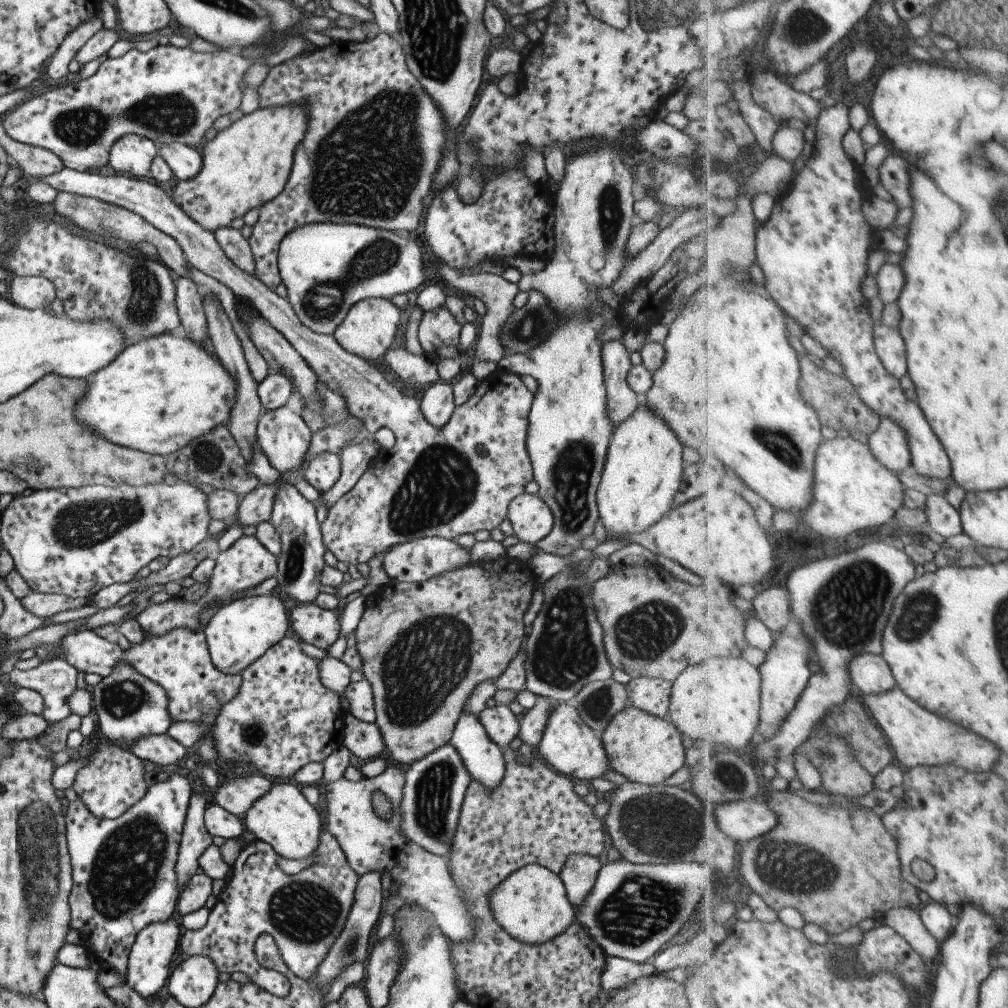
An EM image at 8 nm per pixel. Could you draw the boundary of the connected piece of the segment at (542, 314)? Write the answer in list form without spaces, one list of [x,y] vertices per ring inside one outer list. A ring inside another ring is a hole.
[[[532,290],[532,292],[529,292],[528,302],[522,308],[515,308],[514,312],[510,314],[510,318],[504,322],[502,334],[500,334],[502,348],[506,348],[508,355],[526,355],[532,348],[540,346],[542,342],[546,342],[552,336],[558,322],[560,322],[560,314],[552,308],[552,304],[546,300],[546,296],[538,290]]]

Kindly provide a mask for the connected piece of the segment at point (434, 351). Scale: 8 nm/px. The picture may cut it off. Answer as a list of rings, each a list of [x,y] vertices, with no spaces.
[[[442,304],[438,310],[428,310],[422,315],[420,324],[418,324],[418,340],[423,349],[423,354],[428,360],[444,360],[444,358],[450,358],[450,360],[460,359],[465,353],[464,346],[460,342],[461,326],[458,324],[454,316],[452,316],[450,310],[446,304]]]

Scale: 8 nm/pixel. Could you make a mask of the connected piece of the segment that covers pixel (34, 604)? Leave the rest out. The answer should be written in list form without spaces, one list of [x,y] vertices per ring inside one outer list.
[[[33,593],[21,598],[20,602],[29,613],[46,619],[63,610],[75,610],[90,605],[90,599],[69,599],[56,593]]]

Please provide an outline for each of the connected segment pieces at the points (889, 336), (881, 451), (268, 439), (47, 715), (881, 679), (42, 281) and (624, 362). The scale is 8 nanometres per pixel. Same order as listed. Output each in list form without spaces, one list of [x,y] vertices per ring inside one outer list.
[[[883,322],[875,330],[876,350],[888,372],[902,380],[909,375],[908,348],[900,328],[890,328]]]
[[[892,418],[880,420],[880,428],[869,438],[872,452],[882,464],[902,474],[913,464],[912,436],[899,421]]]
[[[282,406],[272,412],[262,412],[257,422],[257,444],[268,462],[282,474],[298,472],[305,468],[306,454],[310,452],[311,433],[301,414],[296,414],[288,406]]]
[[[56,658],[38,667],[10,673],[10,684],[36,690],[45,700],[43,717],[48,722],[60,722],[72,713],[68,698],[74,694],[77,670],[66,660]]]
[[[860,654],[852,661],[851,672],[856,689],[866,694],[884,694],[899,686],[885,655]]]
[[[13,276],[8,286],[8,300],[27,309],[43,309],[58,298],[56,286],[44,277]]]
[[[610,340],[601,344],[601,358],[608,396],[608,418],[618,427],[639,404],[636,393],[627,383],[627,374],[632,368],[630,353],[622,340]]]

